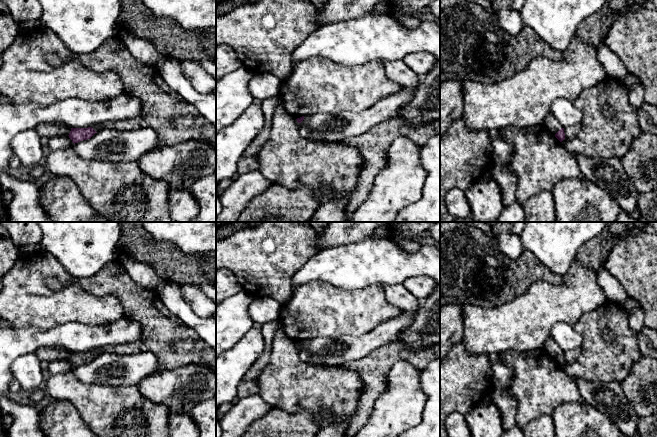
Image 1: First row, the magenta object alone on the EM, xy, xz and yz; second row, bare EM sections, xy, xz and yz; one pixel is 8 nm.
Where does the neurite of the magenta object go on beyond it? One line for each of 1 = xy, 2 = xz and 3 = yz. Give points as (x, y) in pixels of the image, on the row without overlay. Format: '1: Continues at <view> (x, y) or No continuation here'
1: No continuation here
2: No continuation here
3: No continuation here

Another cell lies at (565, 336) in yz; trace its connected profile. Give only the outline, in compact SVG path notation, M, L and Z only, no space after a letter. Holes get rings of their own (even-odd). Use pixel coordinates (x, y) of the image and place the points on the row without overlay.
M565 322L555 324L550 330L550 337L557 343L562 352L581 348L583 342L582 335Z

